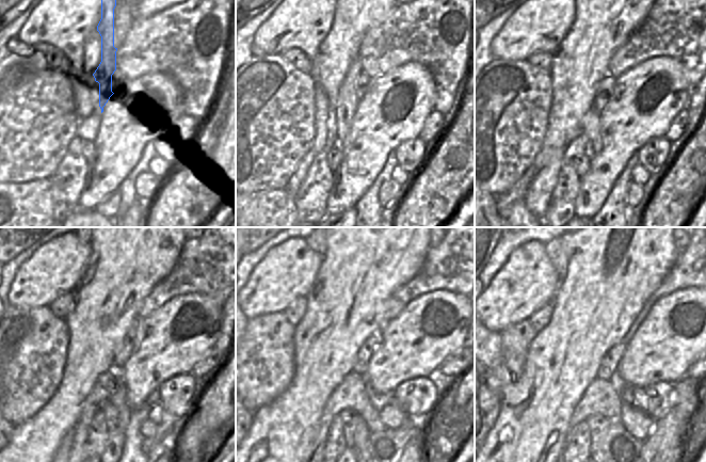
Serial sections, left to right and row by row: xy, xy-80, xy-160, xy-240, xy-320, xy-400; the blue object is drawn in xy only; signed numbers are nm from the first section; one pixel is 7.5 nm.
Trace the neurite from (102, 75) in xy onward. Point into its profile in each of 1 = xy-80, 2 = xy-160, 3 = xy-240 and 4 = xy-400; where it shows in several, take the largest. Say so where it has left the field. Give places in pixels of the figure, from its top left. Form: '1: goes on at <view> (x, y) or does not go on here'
1: goes on at xy-80 (347, 101)
2: goes on at xy-160 (590, 126)
3: goes on at xy-240 (118, 398)
4: does not go on here

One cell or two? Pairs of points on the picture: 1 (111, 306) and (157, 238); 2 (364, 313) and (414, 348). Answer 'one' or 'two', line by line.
1: one
2: two

